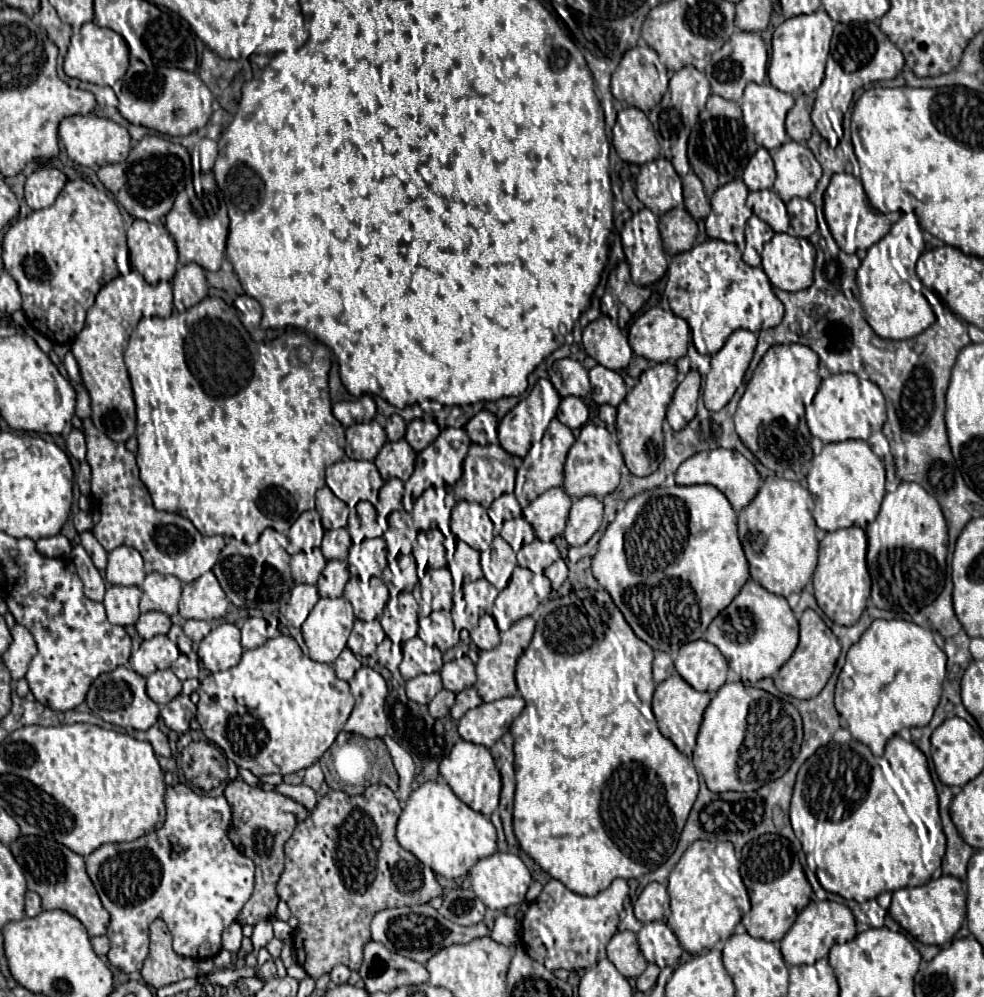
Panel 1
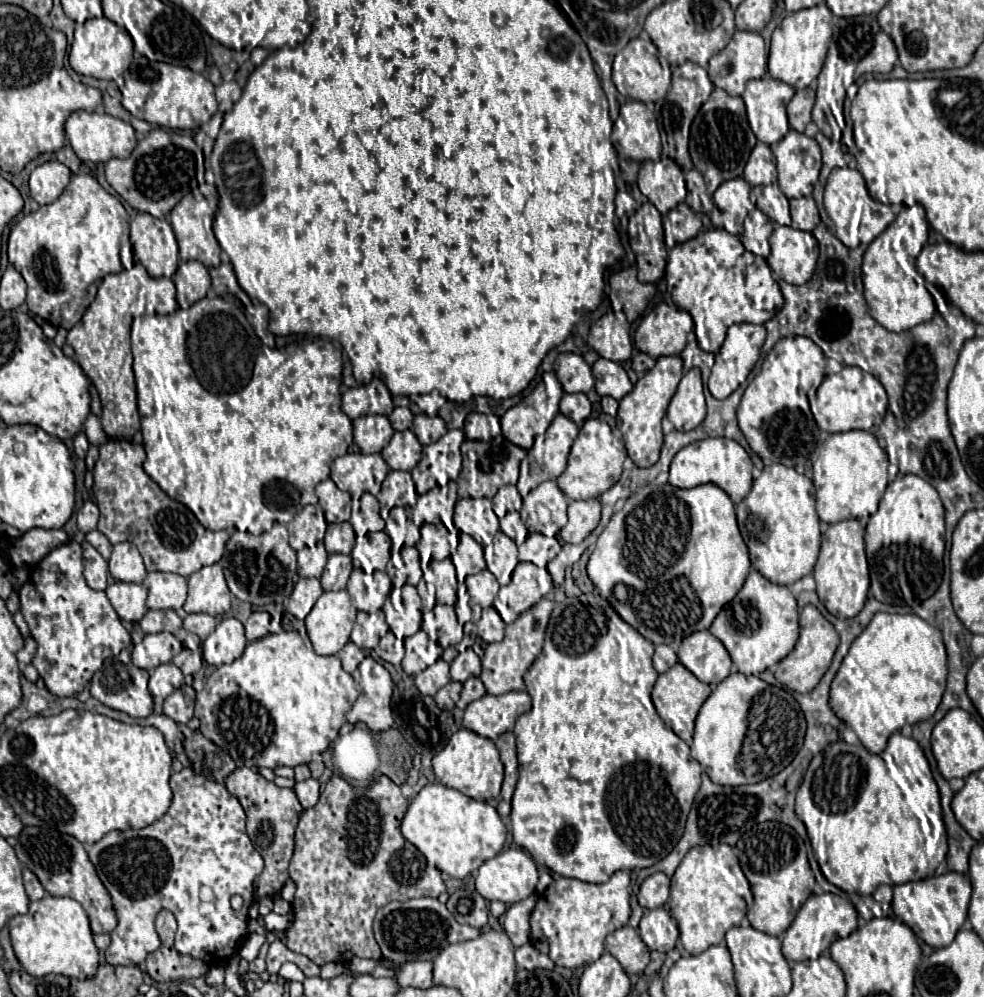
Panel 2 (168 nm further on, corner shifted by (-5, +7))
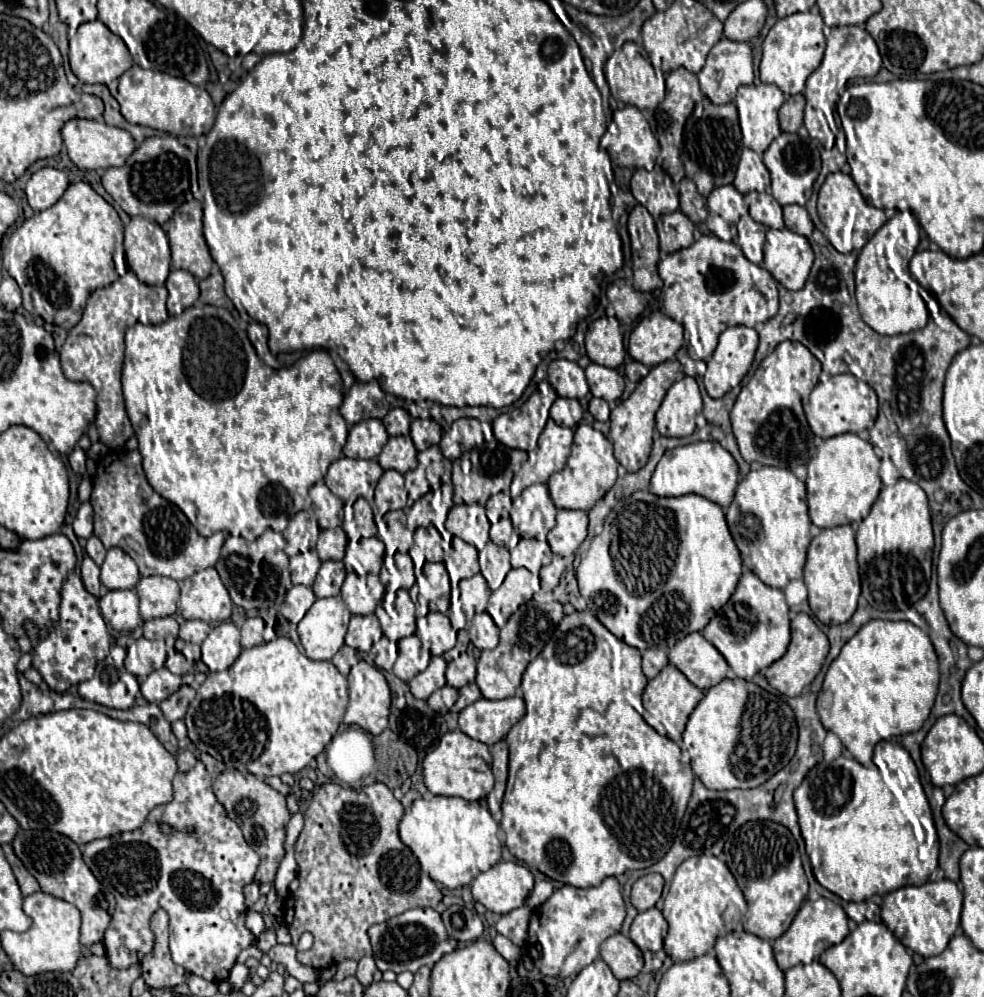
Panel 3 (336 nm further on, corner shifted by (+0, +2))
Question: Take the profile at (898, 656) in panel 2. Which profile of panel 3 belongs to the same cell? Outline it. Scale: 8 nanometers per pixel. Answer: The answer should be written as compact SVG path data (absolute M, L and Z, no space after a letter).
M869 620L857 630L857 634L845 642L841 654L831 662L823 688L817 696L817 712L825 730L833 732L843 746L853 754L863 766L871 762L873 748L879 740L893 736L905 736L917 732L927 720L931 706L937 696L939 686L939 664L935 648L929 636L911 622L891 622L891 620Z

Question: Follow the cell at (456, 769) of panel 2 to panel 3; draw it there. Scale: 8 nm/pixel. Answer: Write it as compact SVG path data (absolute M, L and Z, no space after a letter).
M453 730L443 734L437 748L429 752L423 760L423 778L425 786L431 794L439 796L459 796L465 800L481 800L493 788L493 772L491 772L491 754L483 742L461 734L461 730Z

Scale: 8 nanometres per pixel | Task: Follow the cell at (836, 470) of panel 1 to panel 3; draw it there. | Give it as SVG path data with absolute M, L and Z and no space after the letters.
M839 434L827 438L817 448L807 468L809 468L805 480L807 506L809 506L809 518L815 526L833 528L841 524L853 524L861 522L869 514L881 490L879 456L875 454L871 442L859 438L857 434Z

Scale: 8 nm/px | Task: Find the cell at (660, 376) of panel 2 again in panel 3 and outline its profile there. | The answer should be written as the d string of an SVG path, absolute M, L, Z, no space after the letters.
M667 360L663 364L653 366L651 372L637 384L635 392L611 410L609 426L611 426L613 446L615 446L615 458L627 472L637 472L645 466L651 452L651 444L653 444L655 412L661 406L665 392L671 388L671 384L679 378L681 372L683 372L683 366L677 360Z

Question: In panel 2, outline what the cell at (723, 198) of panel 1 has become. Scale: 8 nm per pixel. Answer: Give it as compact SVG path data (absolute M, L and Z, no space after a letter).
M740 177L724 181L716 189L714 205L722 213L722 229L726 229L732 235L742 233L744 219L756 208L748 197L750 197L750 185Z

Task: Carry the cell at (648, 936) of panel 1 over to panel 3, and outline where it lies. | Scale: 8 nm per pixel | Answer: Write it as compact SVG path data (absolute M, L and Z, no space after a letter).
M657 908L639 912L629 930L629 938L641 950L651 950L651 952L657 952L663 948L665 934L667 934L667 922Z

